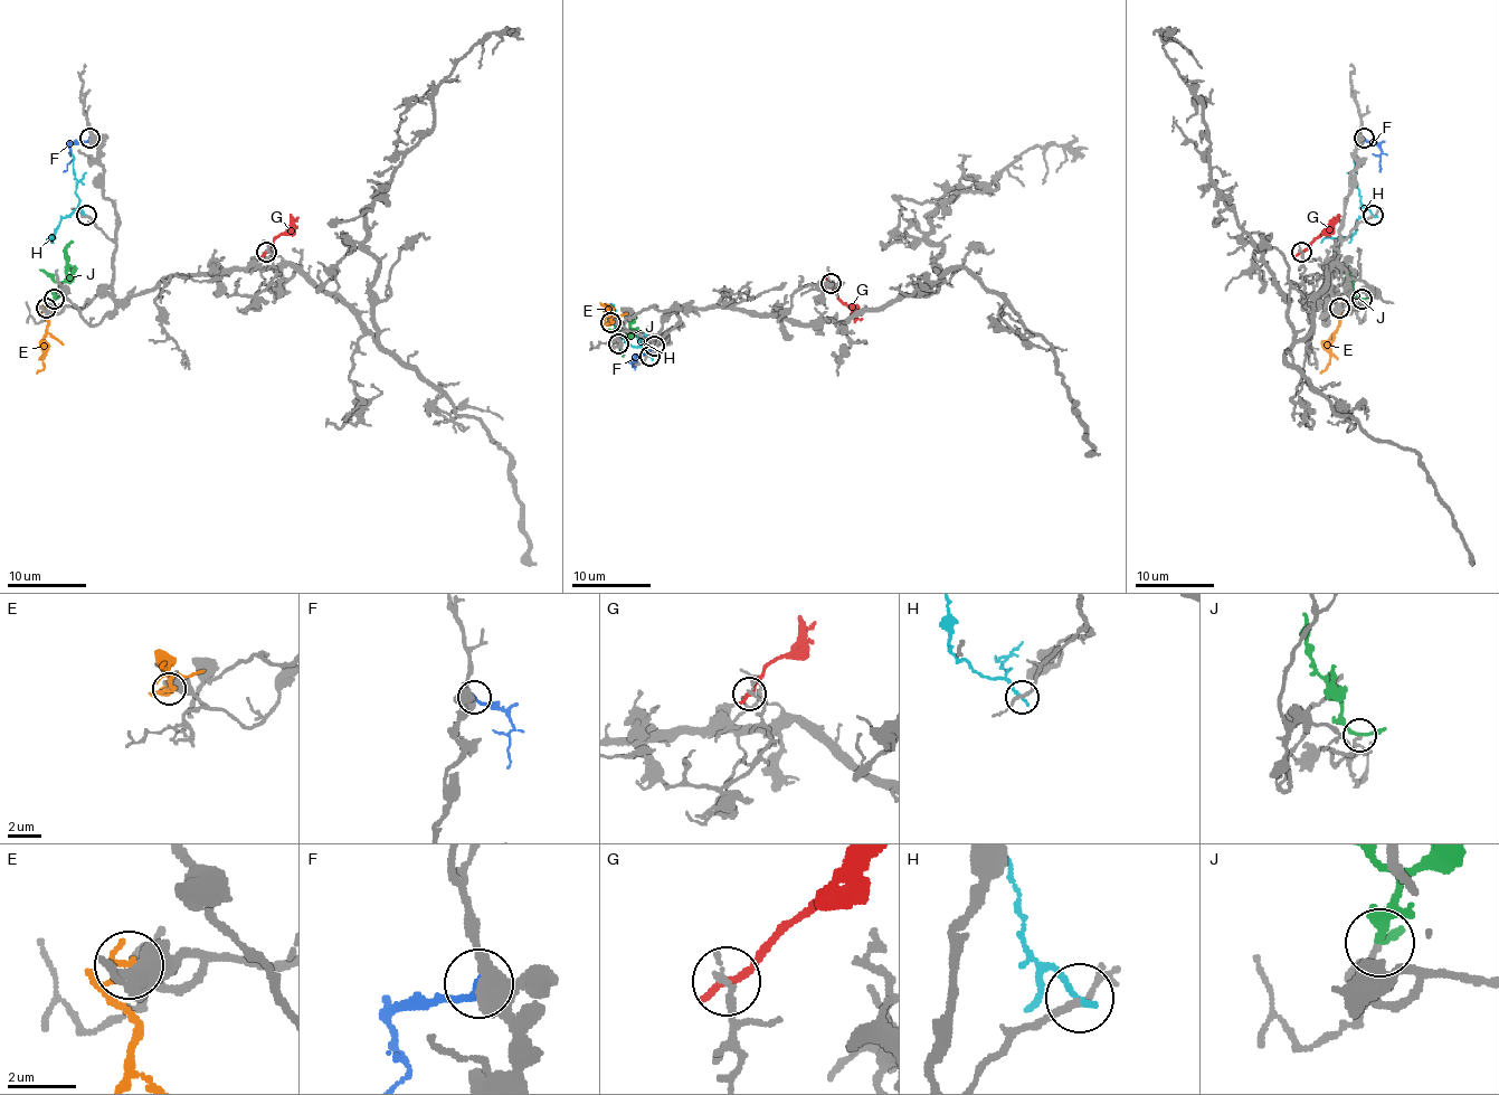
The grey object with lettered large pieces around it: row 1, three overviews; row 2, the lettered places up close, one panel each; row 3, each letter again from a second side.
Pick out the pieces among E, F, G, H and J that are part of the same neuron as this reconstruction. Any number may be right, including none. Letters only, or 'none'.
none

